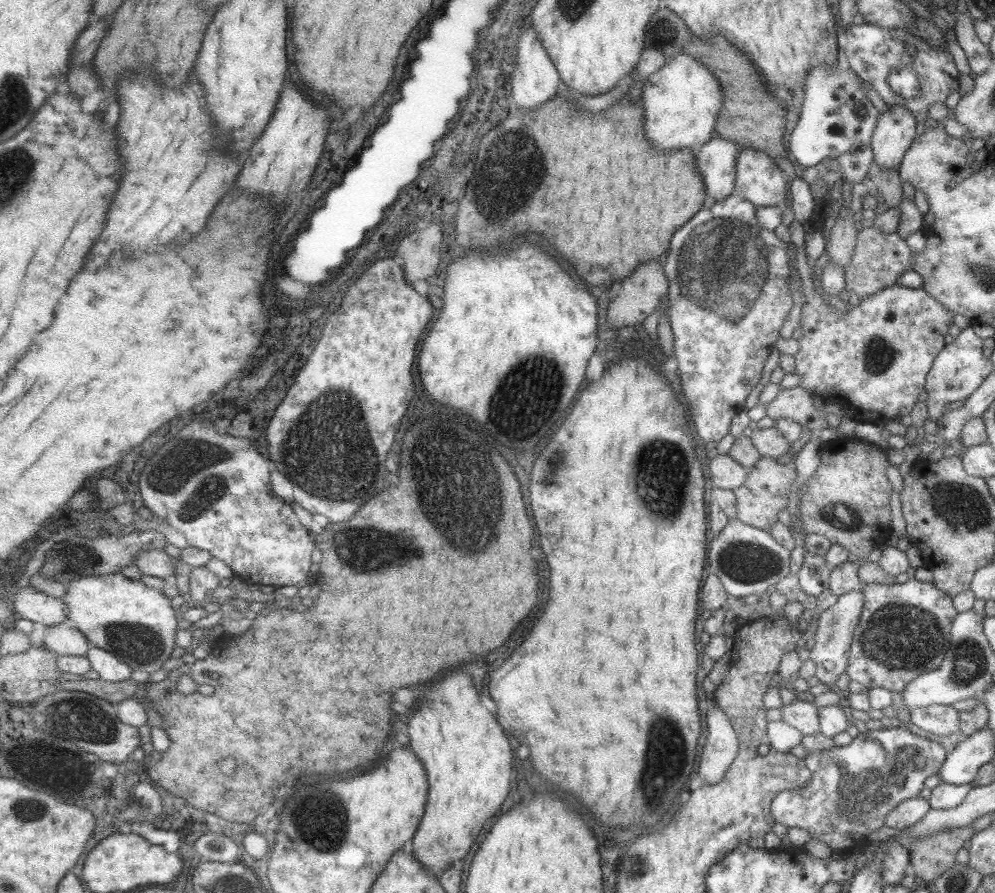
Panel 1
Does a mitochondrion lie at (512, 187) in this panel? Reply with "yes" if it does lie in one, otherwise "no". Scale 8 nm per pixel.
yes

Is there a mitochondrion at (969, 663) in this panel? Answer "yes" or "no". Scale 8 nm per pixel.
yes

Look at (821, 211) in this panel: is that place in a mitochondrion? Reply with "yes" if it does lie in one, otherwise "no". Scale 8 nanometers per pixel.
no

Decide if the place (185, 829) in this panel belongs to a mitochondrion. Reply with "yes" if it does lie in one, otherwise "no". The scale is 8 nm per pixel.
no

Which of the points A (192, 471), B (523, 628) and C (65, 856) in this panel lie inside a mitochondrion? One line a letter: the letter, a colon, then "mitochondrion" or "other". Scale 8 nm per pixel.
A: mitochondrion
B: other
C: other

